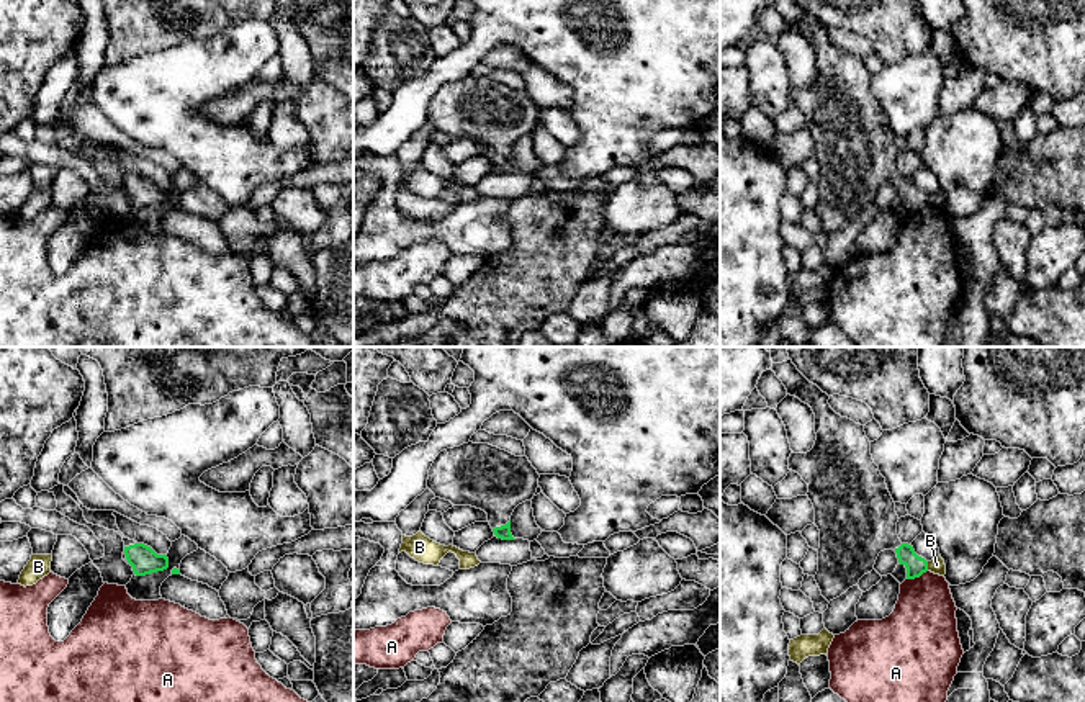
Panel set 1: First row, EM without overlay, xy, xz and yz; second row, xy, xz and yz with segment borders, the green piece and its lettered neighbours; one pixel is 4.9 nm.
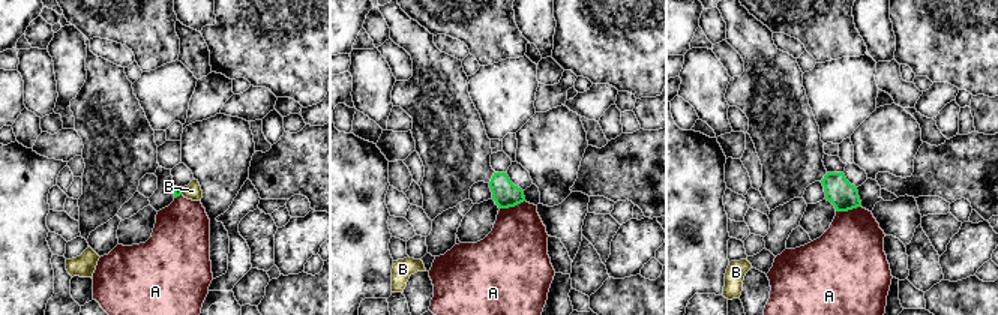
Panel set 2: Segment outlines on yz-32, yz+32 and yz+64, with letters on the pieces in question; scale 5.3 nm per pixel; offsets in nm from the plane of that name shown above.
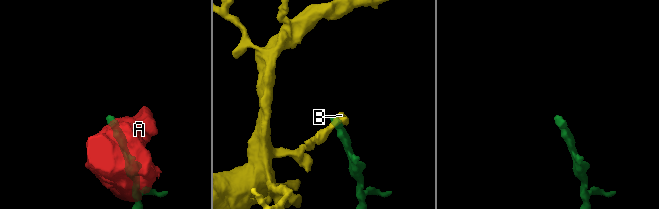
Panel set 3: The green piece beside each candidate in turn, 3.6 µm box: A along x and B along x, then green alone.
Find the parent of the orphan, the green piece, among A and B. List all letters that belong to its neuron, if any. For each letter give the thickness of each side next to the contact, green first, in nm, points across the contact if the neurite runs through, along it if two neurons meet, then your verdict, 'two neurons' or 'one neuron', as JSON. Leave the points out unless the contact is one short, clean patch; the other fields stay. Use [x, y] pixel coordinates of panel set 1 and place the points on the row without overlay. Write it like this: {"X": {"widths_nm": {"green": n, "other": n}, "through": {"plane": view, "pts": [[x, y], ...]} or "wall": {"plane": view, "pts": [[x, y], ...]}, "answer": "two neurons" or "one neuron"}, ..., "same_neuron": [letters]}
{"A": {"widths_nm": {"green": 100, "other": 320}, "answer": "two neurons"}, "B": {"widths_nm": {"green": 100, "other": 70}, "answer": "two neurons"}, "same_neuron": []}

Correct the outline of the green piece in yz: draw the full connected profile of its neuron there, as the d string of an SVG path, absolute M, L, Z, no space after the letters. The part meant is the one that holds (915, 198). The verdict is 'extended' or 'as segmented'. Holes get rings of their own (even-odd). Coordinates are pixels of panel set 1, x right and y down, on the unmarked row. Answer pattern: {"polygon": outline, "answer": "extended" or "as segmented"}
{"polygon": "M771 0L771 3L782 15L787 28L808 38L815 47L815 79L807 87L792 85L789 90L789 103L799 106L808 118L807 129L815 142L815 159L820 164L820 182L818 205L813 211L822 229L830 236L844 227L849 221L856 219L864 208L874 203L876 193L884 183L894 183L897 187L898 196L907 201L907 213L920 211L928 205L928 195L918 190L912 178L902 177L897 169L898 149L895 146L895 136L887 123L885 111L872 93L871 75L866 70L864 59L836 47L828 38L830 29L817 18L810 16L797 0Z", "answer": "extended"}

